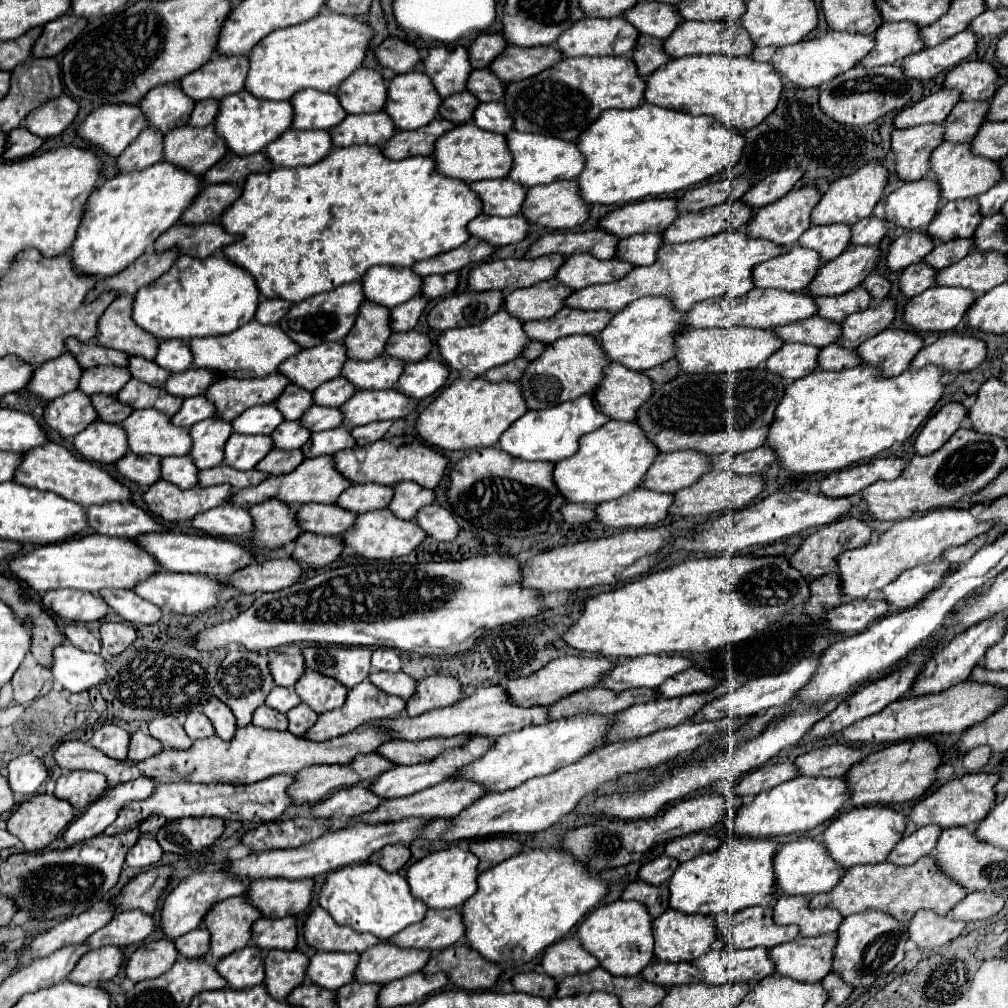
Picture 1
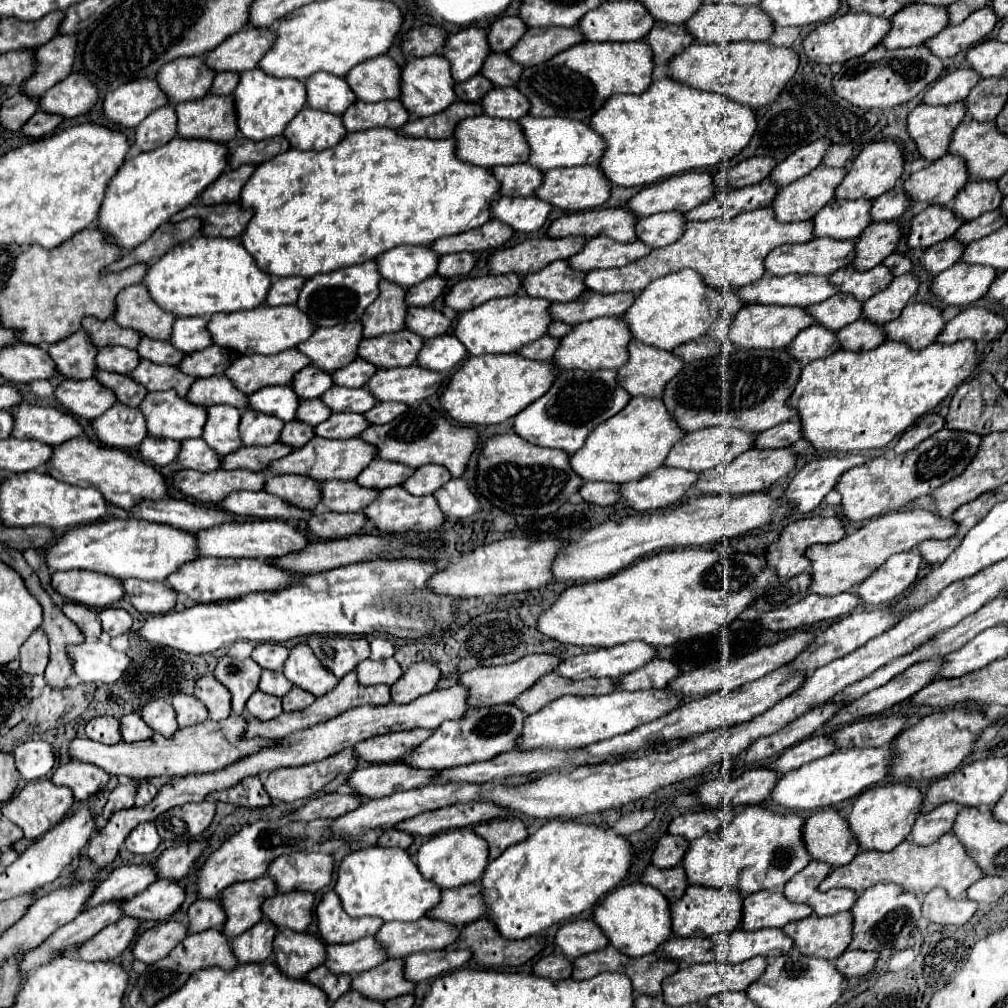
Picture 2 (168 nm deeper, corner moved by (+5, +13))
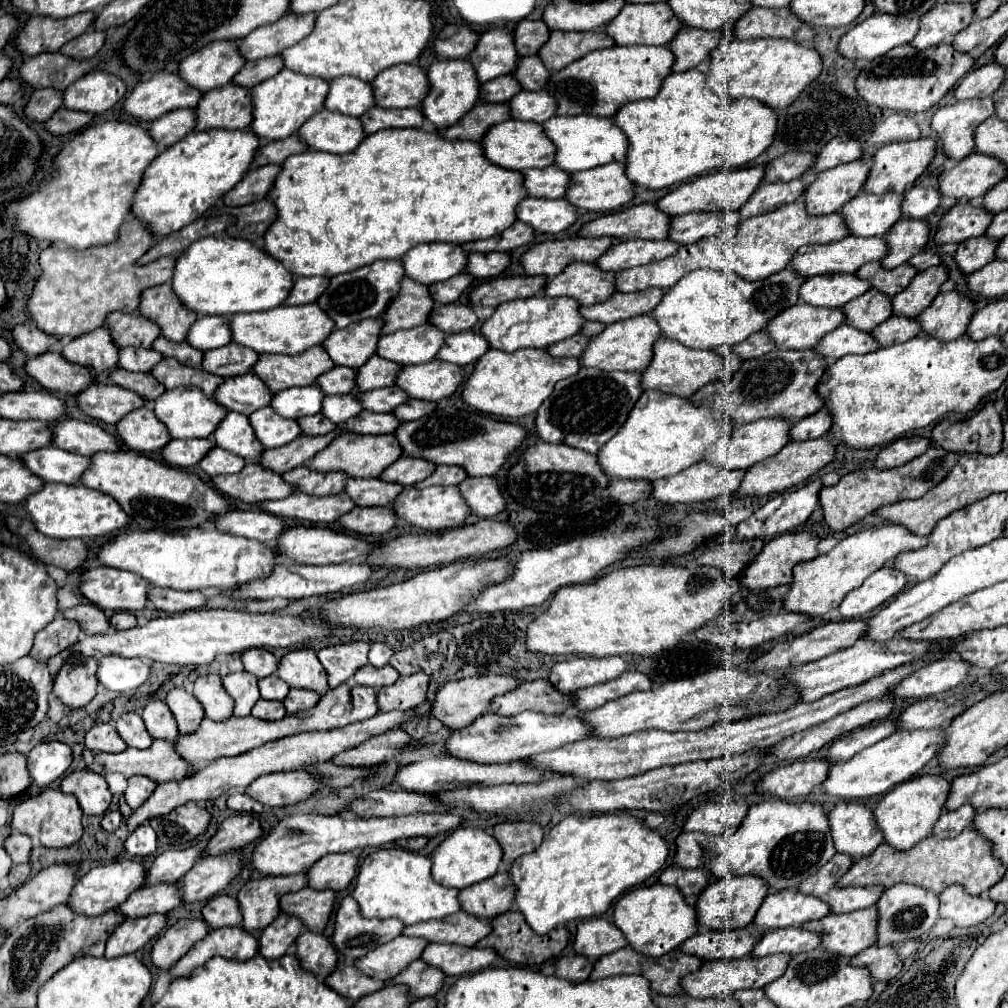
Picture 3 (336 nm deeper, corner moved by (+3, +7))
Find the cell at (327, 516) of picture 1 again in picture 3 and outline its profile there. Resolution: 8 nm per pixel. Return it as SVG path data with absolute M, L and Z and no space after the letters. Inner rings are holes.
M348 479L344 491L356 507L386 507L402 489L396 483L384 483L380 479Z

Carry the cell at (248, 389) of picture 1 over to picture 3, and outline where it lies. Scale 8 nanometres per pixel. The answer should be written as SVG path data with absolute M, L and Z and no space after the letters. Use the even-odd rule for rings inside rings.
M310 347L300 355L260 355L252 367L252 373L264 381L264 385L276 393L288 387L314 385L316 377L326 369L332 369L332 359L324 349Z

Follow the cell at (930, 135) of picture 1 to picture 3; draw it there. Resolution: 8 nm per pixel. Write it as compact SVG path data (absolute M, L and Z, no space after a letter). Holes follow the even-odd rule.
M990 97L958 101L954 105L940 107L930 121L932 131L942 143L946 157L960 161L972 153L972 133L980 121L994 115L994 103Z

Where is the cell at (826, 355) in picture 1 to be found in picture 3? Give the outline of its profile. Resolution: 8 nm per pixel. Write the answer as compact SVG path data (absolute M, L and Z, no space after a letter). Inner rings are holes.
M888 317L886 321L882 321L878 327L874 327L870 331L870 335L876 339L876 343L880 347L890 347L894 343L904 343L912 337L916 337L920 333L920 329L916 329L914 319L906 319L906 317Z

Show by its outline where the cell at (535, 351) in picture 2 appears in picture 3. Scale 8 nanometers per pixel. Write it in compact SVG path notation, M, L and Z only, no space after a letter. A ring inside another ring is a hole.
M572 335L564 341L558 341L554 345L550 345L546 351L552 355L552 357L580 357L580 353L584 351L584 347L588 345L588 337L582 337L582 335Z

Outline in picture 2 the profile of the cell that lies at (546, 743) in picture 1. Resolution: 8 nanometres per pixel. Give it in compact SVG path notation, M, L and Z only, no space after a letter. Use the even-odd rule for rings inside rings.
M668 687L650 691L624 691L616 689L598 697L574 697L566 695L554 703L542 707L542 711L528 715L524 733L518 739L518 747L548 747L548 749L580 749L622 733L628 733L644 723L650 723L682 705L682 695Z

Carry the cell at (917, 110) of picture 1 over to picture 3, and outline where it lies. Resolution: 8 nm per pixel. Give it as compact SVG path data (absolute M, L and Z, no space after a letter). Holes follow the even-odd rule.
M986 63L978 69L972 69L960 79L958 87L954 89L954 99L964 101L974 97L988 97L1000 87L1000 81L1004 81L1004 77L1004 67L996 63Z

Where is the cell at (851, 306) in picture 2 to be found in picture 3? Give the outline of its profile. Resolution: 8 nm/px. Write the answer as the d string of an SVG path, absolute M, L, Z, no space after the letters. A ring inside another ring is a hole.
M874 289L846 303L842 309L844 323L858 331L872 331L880 321L886 321L892 315L892 307L888 305L888 297L876 293Z

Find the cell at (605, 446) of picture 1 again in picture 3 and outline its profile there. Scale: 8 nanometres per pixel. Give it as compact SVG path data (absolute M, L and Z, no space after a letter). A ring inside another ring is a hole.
M650 389L642 393L616 437L608 439L596 457L608 477L656 481L698 463L706 447L722 435L732 435L732 425L714 419L708 409L696 407L688 399Z

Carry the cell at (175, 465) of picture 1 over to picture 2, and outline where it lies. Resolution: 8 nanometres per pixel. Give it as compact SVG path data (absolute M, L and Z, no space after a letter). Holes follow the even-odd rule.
M184 439L182 449L178 453L178 461L186 469L196 469L196 471L214 471L222 463L222 455L218 455L204 439Z

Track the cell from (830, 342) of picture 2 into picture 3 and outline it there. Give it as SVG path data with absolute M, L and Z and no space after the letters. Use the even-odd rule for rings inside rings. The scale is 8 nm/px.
M842 323L840 327L836 327L834 331L826 333L818 345L814 347L814 351L818 355L822 355L828 363L844 357L844 355L850 355L850 353L868 353L868 351L876 351L878 345L876 341L870 337L870 333L864 333L864 331L858 331L858 329L852 329L848 327L846 323Z

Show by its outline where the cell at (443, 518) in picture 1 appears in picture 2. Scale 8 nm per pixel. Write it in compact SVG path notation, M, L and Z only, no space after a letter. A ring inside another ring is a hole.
M450 479L434 495L448 519L464 519L480 511L480 499L464 479Z

